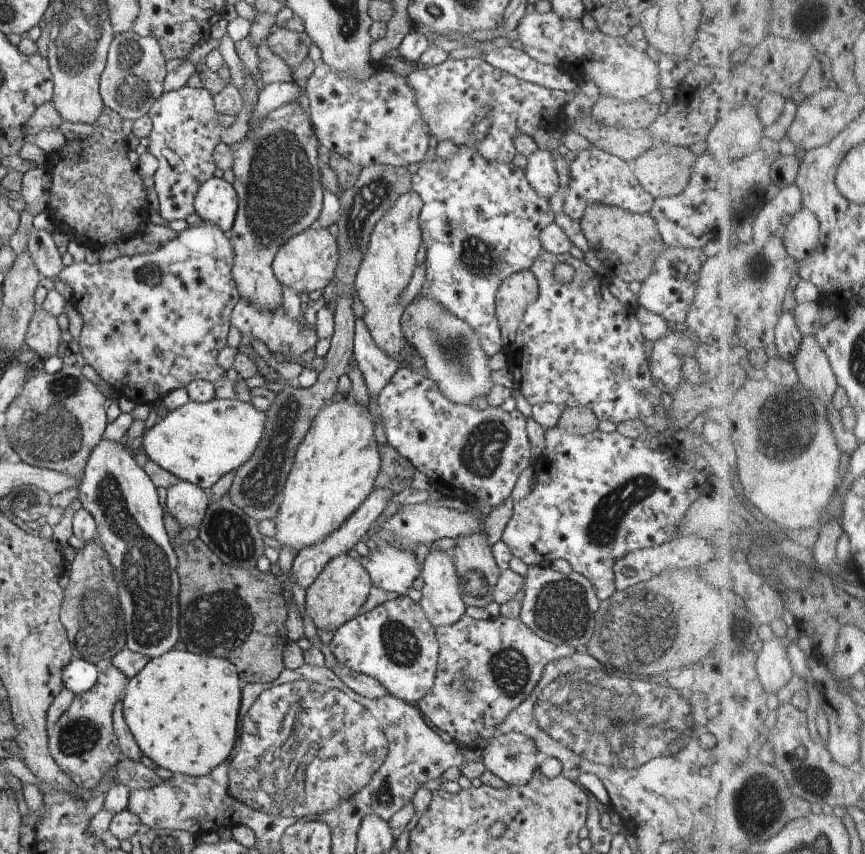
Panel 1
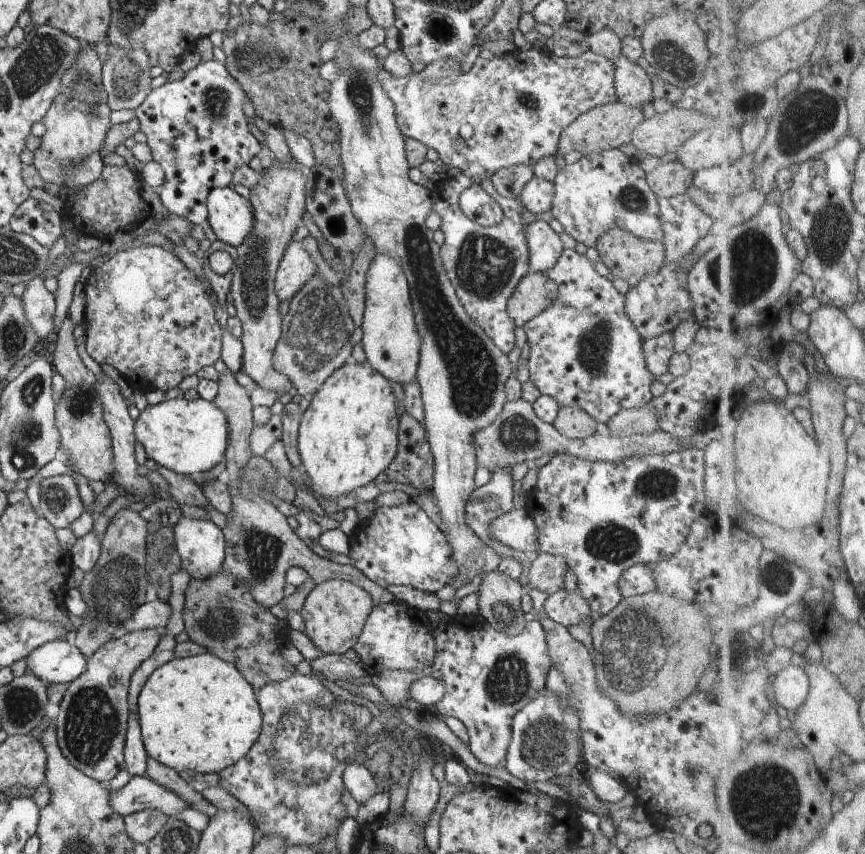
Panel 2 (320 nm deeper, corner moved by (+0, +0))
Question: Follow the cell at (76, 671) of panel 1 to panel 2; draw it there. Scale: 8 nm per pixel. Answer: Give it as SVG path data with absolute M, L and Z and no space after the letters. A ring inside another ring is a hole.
M72 639L48 641L26 658L27 672L48 684L72 682L86 668L86 657Z

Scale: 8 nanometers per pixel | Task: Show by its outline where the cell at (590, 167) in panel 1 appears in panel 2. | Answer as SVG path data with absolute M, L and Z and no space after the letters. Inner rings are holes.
M606 149L602 152L588 153L573 164L566 164L557 172L554 196L551 204L553 218L564 230L587 247L596 246L598 239L609 230L622 230L647 241L662 242L664 231L659 217L657 195L645 179L646 173L637 161L619 149Z

